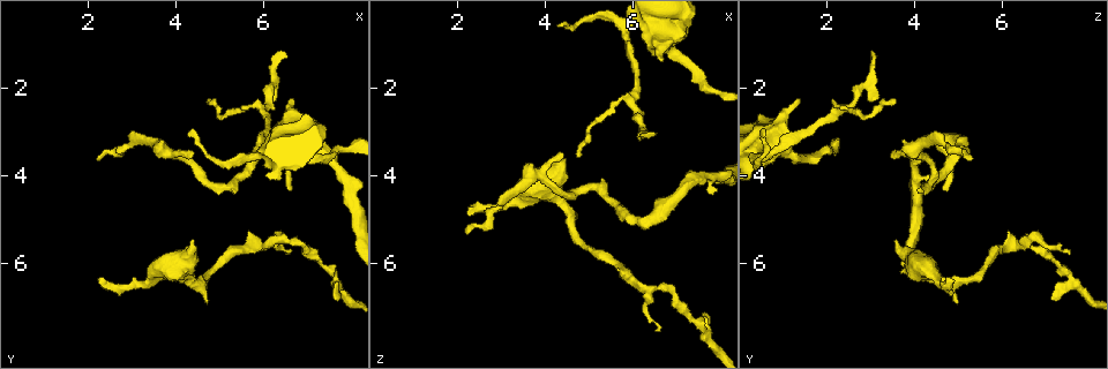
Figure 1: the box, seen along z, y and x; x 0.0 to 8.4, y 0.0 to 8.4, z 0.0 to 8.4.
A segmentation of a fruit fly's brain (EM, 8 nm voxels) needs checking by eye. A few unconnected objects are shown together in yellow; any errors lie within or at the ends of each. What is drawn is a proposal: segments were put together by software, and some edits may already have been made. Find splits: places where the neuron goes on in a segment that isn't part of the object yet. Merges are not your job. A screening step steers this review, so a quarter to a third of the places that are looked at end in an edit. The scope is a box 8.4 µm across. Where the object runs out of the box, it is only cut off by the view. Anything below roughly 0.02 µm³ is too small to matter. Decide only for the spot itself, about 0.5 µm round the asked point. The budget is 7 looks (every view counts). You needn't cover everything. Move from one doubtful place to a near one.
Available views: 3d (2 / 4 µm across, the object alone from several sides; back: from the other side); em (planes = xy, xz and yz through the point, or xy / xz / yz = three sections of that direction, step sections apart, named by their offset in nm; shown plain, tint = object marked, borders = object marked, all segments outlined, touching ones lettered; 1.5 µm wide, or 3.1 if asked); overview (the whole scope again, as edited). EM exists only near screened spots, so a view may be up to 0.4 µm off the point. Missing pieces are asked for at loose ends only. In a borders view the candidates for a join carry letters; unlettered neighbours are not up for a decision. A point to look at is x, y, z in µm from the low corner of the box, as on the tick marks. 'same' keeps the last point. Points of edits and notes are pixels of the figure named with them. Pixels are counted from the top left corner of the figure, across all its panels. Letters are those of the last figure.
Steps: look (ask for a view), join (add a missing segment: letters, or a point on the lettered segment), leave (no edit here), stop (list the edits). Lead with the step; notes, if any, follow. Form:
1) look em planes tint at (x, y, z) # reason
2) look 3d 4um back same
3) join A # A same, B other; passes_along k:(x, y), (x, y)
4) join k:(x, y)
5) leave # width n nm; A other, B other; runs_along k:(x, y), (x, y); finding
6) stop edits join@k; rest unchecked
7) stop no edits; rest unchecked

look em yz step 8 tint at (6.60, 5.75, 7.50) # an open end

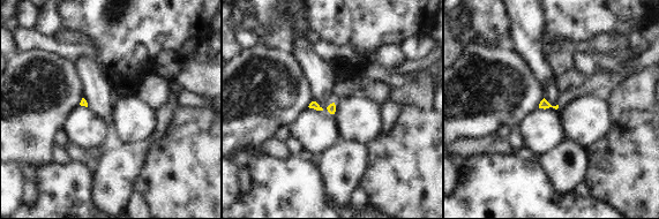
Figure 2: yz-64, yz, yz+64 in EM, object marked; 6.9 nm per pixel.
look em planes borders same

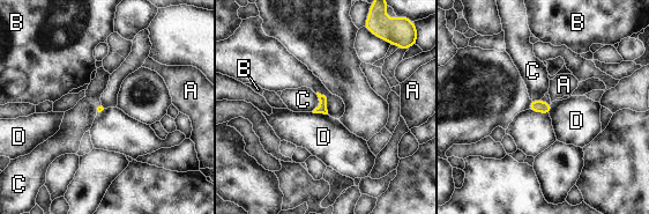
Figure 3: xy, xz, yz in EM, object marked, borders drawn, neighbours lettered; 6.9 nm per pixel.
leave # width 70 nm; A other, B other, C other, D other; border 3:(312, 111), (327, 115); no lettered segment goes on from it

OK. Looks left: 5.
look em planes borders at (6.55, 1.25, 3.05) # thin end

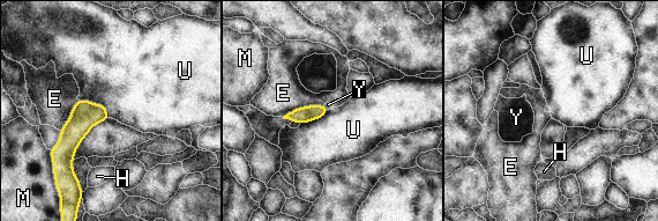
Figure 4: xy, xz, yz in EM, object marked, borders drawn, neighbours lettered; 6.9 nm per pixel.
leave # E other, H other, M other, U other, Y other; no lettered segment goes on from it

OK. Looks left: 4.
look 3d 4um at (2.25, 6.35, 4.90) # branch stops here

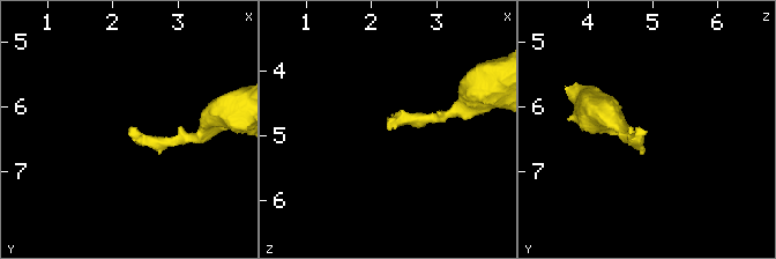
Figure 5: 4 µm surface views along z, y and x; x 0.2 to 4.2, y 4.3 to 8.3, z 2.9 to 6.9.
look em yz step 8 plain at (2.20, 6.35, 4.85) # need the tissue

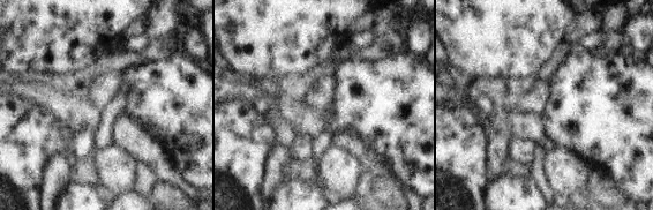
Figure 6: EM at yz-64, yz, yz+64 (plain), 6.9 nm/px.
look em yz step 8 borders same

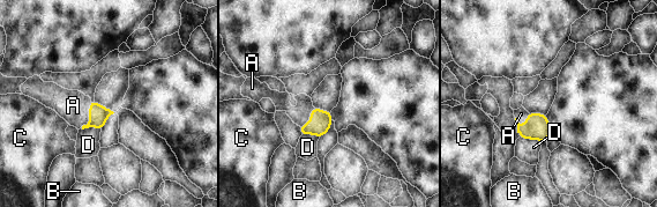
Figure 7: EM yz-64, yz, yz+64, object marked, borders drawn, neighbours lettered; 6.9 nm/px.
join 7:(73, 105) # A same, B other, C other, D other; the neuron continues

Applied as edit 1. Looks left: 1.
stop edits join@7; rest unchecked

